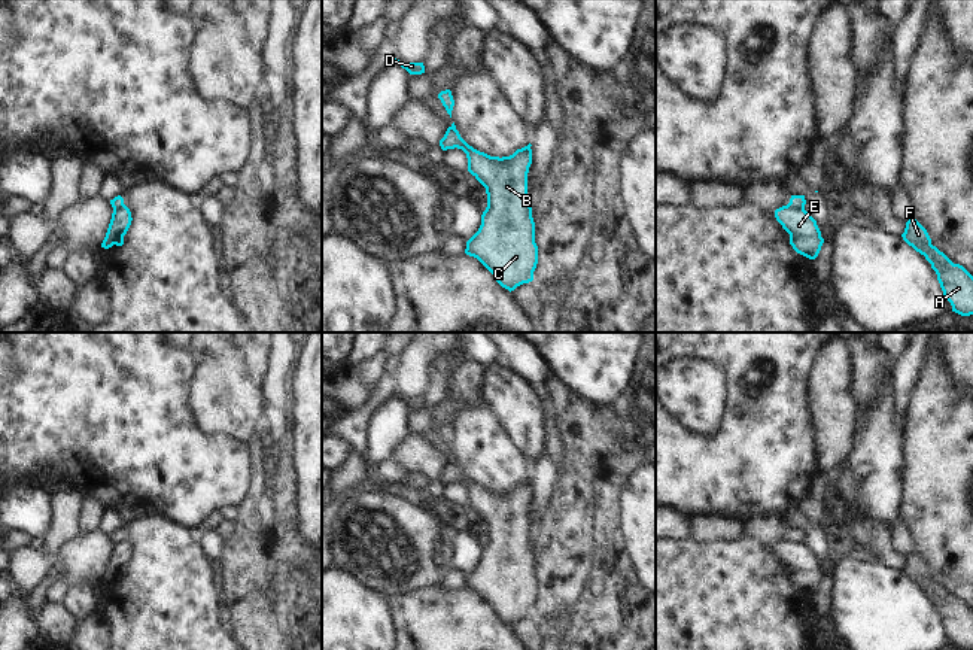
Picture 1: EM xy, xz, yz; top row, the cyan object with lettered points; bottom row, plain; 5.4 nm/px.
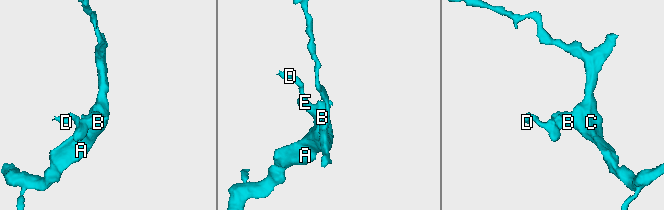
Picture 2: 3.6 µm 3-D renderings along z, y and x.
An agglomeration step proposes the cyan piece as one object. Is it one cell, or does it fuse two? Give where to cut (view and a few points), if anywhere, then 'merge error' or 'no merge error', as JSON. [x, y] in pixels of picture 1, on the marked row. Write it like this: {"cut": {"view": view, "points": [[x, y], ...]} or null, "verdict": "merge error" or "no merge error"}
{"cut": {"view": "yz", "points": [[788, 203], [803, 207]]}, "verdict": "merge error"}

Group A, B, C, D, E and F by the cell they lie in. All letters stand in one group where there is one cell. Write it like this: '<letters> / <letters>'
A B C F / D E

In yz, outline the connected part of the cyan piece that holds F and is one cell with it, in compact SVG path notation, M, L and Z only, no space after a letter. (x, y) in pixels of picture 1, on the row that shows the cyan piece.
M916 219L906 222L901 237L931 264L952 312L961 316L973 315L973 276L933 246L927 230Z

